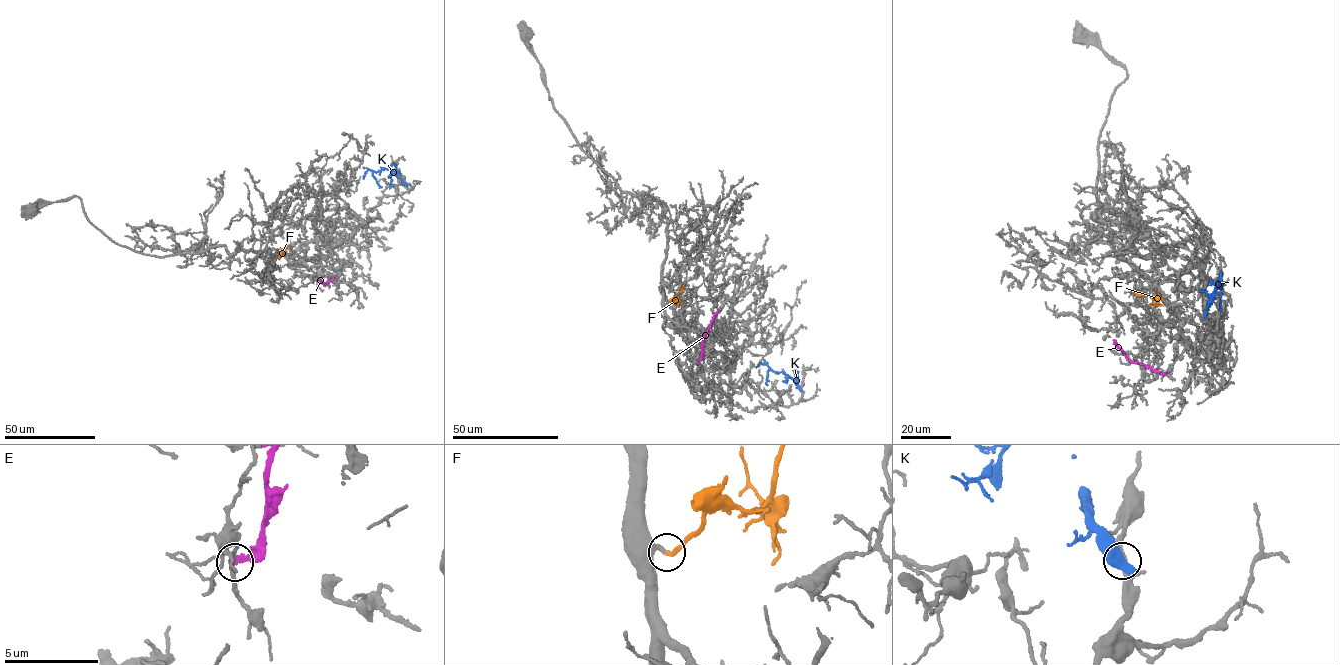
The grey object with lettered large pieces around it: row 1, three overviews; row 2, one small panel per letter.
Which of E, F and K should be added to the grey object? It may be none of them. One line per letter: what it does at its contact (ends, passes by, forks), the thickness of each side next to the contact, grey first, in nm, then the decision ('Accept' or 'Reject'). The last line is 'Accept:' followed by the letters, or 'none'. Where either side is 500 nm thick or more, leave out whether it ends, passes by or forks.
E: It ends there. Thickness 190 nm (grey) against 280 nm. Reject
F: It ends there. Thickness 320 nm (grey) against 240 nm. Accept
K: Thickness 220 nm (grey) against 700 nm. Reject
Accept: F

